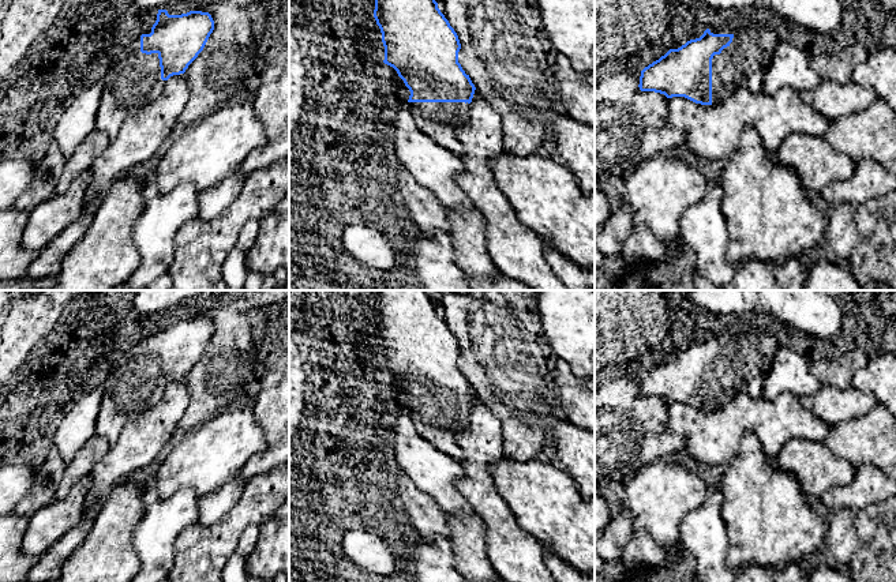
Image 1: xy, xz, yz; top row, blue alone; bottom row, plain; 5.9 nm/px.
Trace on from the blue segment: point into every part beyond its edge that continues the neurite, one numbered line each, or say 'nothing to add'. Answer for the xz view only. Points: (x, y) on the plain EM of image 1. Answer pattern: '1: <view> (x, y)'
1: xz (438, 425)

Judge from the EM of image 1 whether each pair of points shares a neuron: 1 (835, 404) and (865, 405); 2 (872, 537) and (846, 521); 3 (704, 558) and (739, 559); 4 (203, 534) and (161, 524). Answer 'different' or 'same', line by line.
1: same
2: different
3: different
4: different

